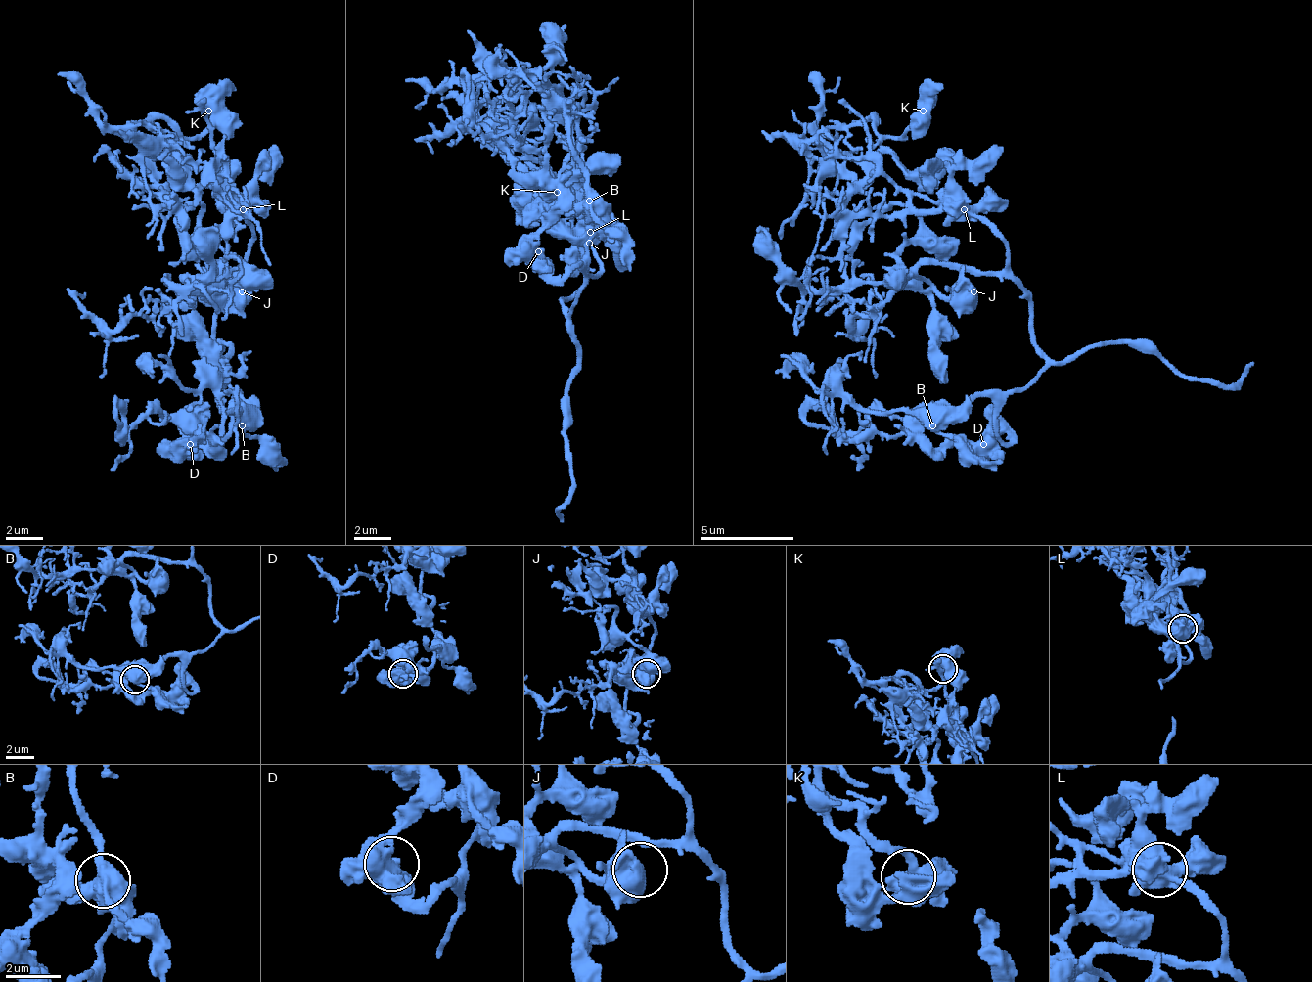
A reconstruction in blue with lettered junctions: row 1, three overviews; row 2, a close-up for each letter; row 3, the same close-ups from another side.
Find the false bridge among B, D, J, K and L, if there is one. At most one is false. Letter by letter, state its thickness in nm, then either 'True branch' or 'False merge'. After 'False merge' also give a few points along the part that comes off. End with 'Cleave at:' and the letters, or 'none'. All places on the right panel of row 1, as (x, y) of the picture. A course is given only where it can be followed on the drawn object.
B: Thickness 500 nm. True branch
D: Thickness 550 nm. True branch
J: Thickness 550 nm. True branch
K: Thickness 550 nm. True branch
L: Thickness 600 nm. True branch
Cleave at: none

